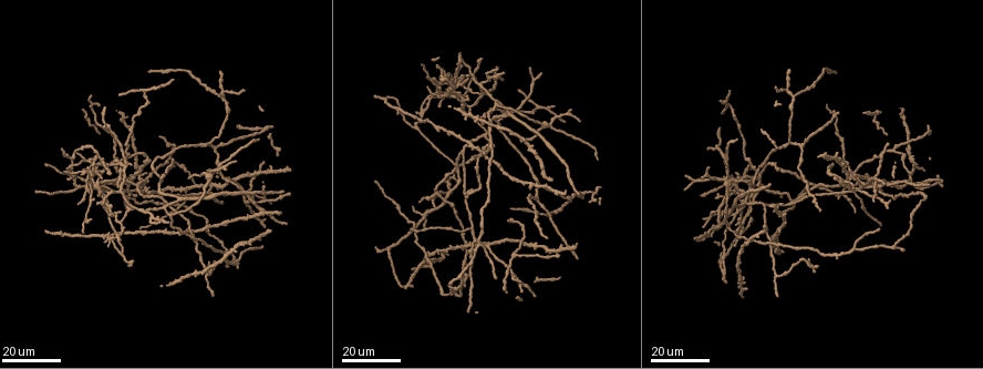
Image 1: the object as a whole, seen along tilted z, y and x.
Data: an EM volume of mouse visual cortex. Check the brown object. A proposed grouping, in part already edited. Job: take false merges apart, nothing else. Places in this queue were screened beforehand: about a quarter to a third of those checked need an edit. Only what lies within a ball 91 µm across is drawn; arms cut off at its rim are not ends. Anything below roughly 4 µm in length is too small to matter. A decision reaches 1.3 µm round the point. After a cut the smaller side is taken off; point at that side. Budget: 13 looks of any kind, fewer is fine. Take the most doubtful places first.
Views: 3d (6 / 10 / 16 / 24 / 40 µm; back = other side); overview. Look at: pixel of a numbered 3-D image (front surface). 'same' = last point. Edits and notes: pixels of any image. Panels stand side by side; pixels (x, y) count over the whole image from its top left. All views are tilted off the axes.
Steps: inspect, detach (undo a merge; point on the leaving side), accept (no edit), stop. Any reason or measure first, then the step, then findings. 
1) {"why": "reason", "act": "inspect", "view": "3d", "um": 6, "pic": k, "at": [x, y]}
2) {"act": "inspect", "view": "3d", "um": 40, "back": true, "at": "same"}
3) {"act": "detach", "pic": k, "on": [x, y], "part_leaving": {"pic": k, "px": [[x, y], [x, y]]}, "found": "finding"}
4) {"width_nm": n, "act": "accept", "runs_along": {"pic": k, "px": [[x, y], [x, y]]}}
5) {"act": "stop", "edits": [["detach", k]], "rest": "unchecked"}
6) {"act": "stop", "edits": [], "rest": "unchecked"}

{"why": "four or more arms meet", "act": "inspect", "view": "3d", "um": 24, "pic": 1, "at": [874, 190]}

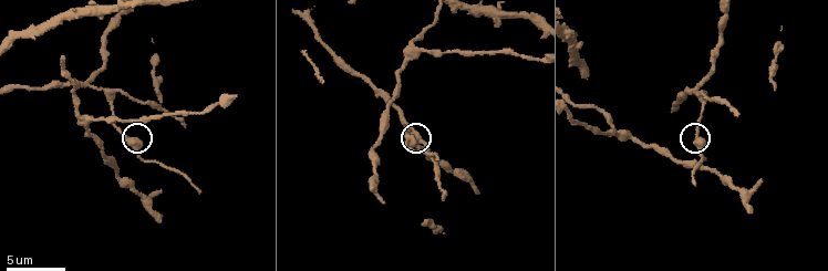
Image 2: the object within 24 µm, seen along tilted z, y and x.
{"act": "inspect", "view": "3d", "um": 6, "pic": 2, "at": [131, 143]}

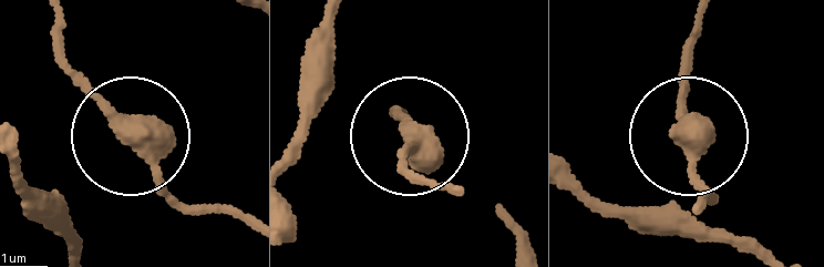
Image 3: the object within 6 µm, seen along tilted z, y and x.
{"width_nm": 320, "act": "accept", "found": "one neuron here"}

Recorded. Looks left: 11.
{"why": "three arms meet", "act": "inspect", "view": "3d", "um": 16, "pic": 1, "at": [79, 187]}

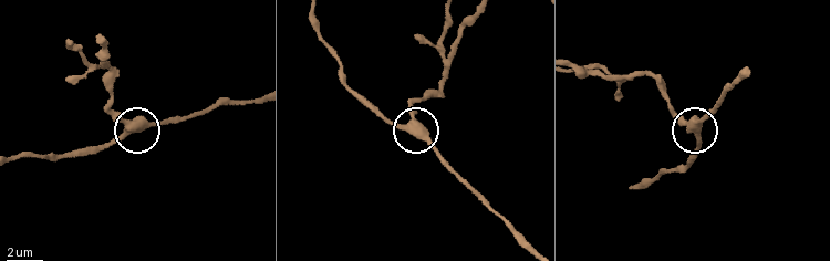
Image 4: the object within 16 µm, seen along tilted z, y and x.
{"act": "inspect", "view": "3d", "um": 10, "pic": 4, "at": [413, 121]}

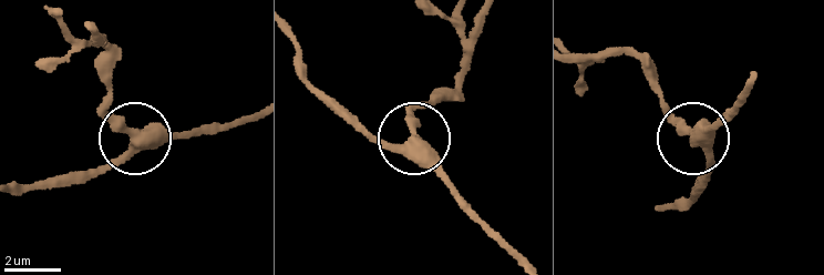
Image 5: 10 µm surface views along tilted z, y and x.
{"arms": 3, "act": "accept", "runs_along": {"pic": 5, "px": [[256, 114], [142, 133], [75, 185]]}, "found": "continuous, no second neuron"}

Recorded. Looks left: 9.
{"why": "three arms meet", "act": "inspect", "view": "3d", "um": 24, "pic": 1, "at": [137, 184]}

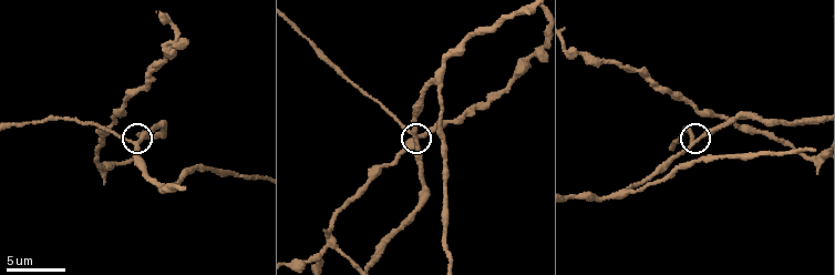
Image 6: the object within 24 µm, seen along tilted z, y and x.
{"act": "inspect", "view": "3d", "um": 10, "pic": 6, "at": [137, 144]}

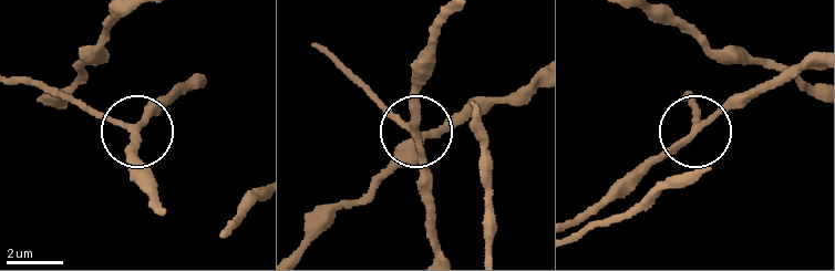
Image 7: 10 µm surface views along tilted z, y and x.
{"act": "accept", "runs_along": {"pic": 7, "px": [[447, 12], [419, 102], [416, 142], [432, 191]]}, "found": "continuous, no second neuron"}

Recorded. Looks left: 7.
{"why": "a fork", "act": "inspect", "view": "3d", "um": 16, "pic": 1, "at": [426, 215]}

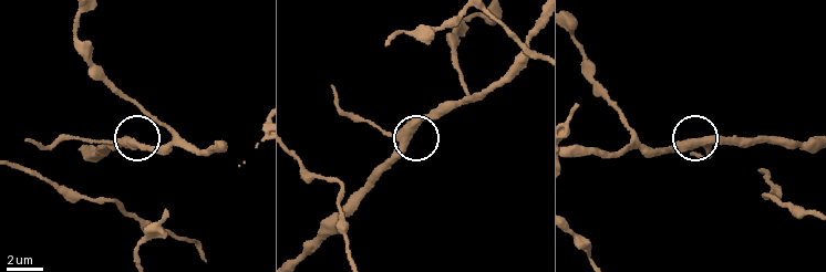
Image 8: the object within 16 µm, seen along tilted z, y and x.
{"why": "zoom in", "act": "inspect", "view": "3d", "um": 6, "pic": 8, "at": [398, 139]}

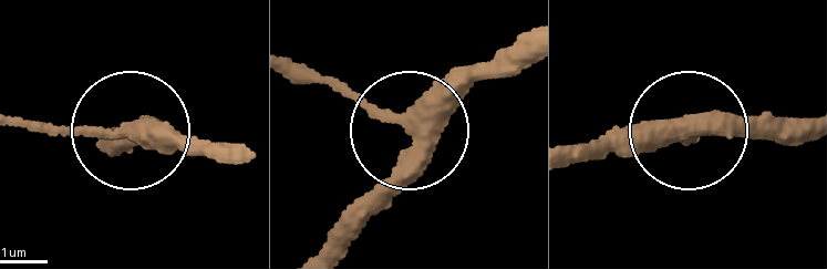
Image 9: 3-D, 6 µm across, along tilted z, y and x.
{"act": "inspect", "view": "3d", "um": 6, "back": true, "pic": 9, "at": [689, 129]}

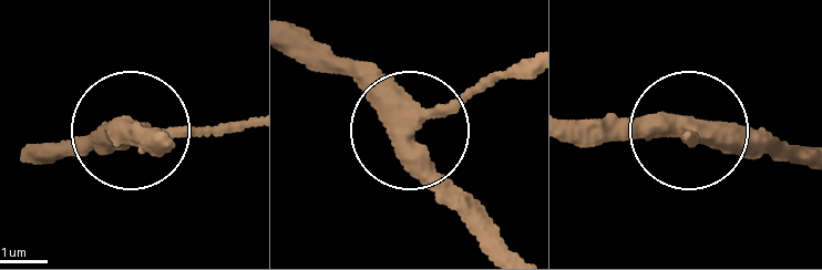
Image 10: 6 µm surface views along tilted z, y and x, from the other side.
{"act": "accept", "runs_along": {"pic": 10, "px": [[291, 26], [379, 76], [411, 125], [451, 112], [489, 80]]}, "found": "one neuron here"}

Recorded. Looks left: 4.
{"why": "four-way junction", "act": "inspect", "view": "3d", "um": 16, "pic": 1, "at": [423, 265]}

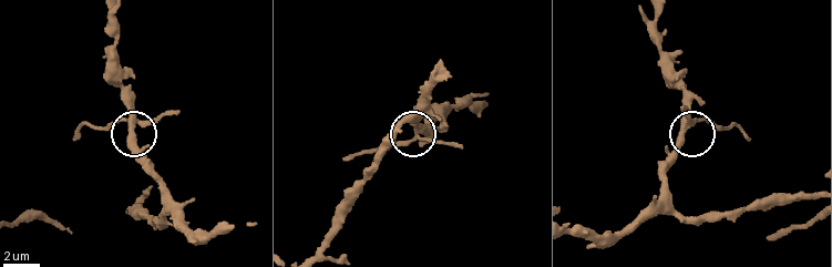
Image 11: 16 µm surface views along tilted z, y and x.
{"act": "inspect", "view": "3d", "um": 10, "pic": 11, "at": [417, 134]}

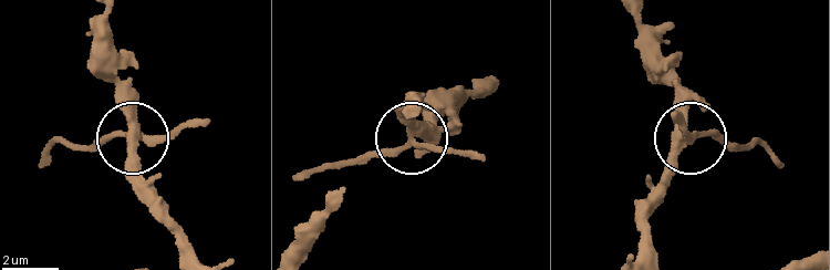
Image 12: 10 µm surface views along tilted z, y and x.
{"side_arm_um": 5, "act": "accept", "runs_along": {"pic": 12, "px": [[639, 253], [646, 208], [672, 155], [705, 135], [750, 148]]}, "found": "continuous, no second neuron"}

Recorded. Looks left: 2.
{"why": "small branch off a trunk", "act": "inspect", "view": "3d", "um": 16, "pic": 1, "at": [120, 193]}

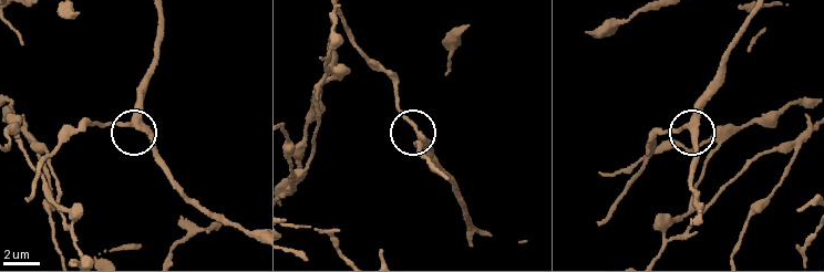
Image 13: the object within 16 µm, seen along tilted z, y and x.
{"act": "inspect", "view": "3d", "um": 10, "pic": 13, "at": [689, 124]}

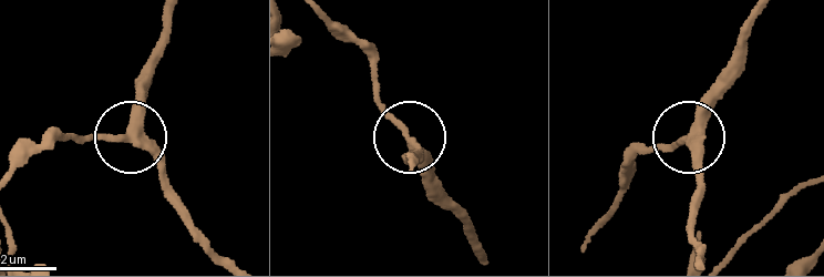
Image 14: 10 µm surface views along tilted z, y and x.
{"width_nm": 300, "act": "accept", "runs_along": {"pic": 14, "px": [[703, 258], [692, 221], [699, 149], [687, 137], [661, 143]]}, "found": "one neuron here"}

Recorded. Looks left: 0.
{"act": "stop", "edits": [], "rest": "unchecked"}

